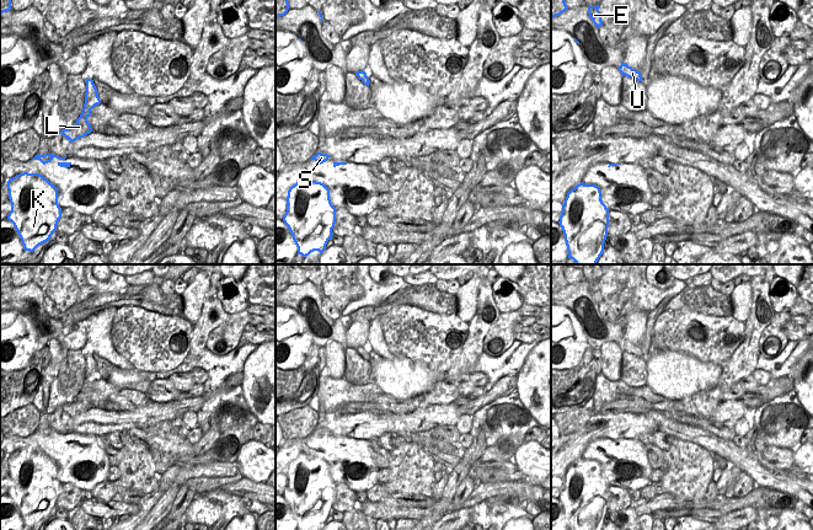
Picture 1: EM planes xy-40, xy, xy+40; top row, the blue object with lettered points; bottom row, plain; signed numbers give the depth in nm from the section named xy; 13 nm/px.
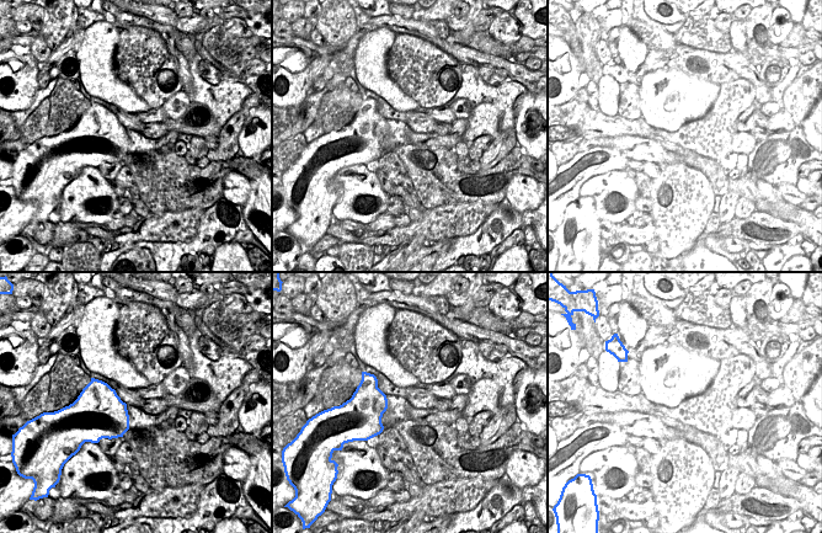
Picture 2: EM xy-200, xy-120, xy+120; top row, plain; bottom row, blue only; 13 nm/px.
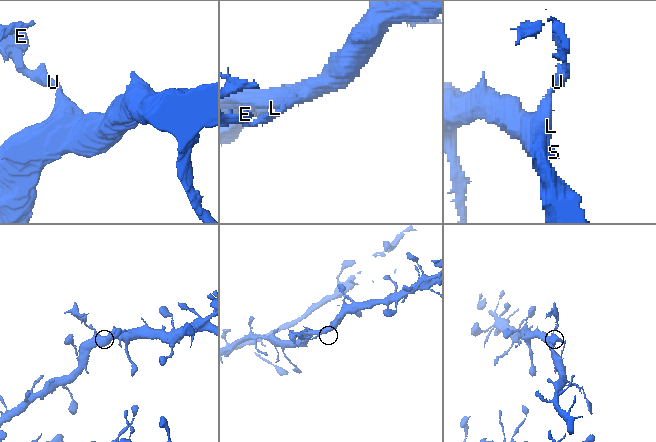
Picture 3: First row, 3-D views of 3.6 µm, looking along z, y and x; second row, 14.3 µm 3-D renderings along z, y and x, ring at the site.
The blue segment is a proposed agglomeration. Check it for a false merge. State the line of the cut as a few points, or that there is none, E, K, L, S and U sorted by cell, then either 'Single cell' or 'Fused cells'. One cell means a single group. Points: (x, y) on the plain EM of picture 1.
Split along xy (365, 351), (362, 355). Groups: E U / K L S. Fused cells.

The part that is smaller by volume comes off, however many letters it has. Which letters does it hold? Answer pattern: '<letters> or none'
E, U

